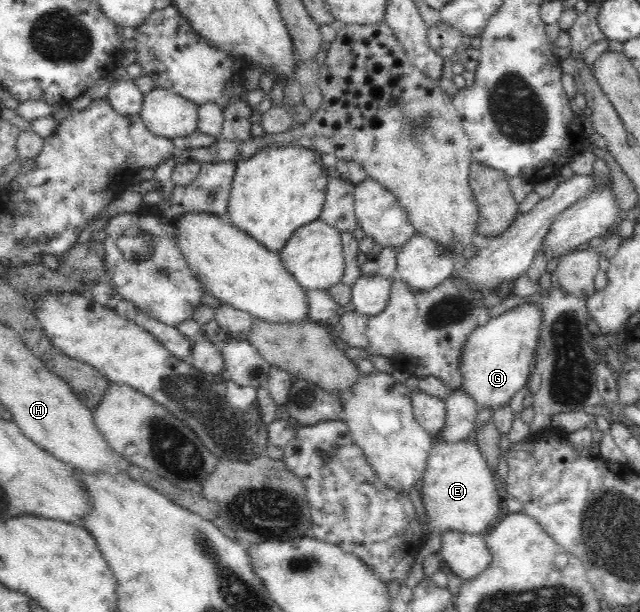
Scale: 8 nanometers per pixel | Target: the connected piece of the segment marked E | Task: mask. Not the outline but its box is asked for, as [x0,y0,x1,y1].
[415,438,499,561]

